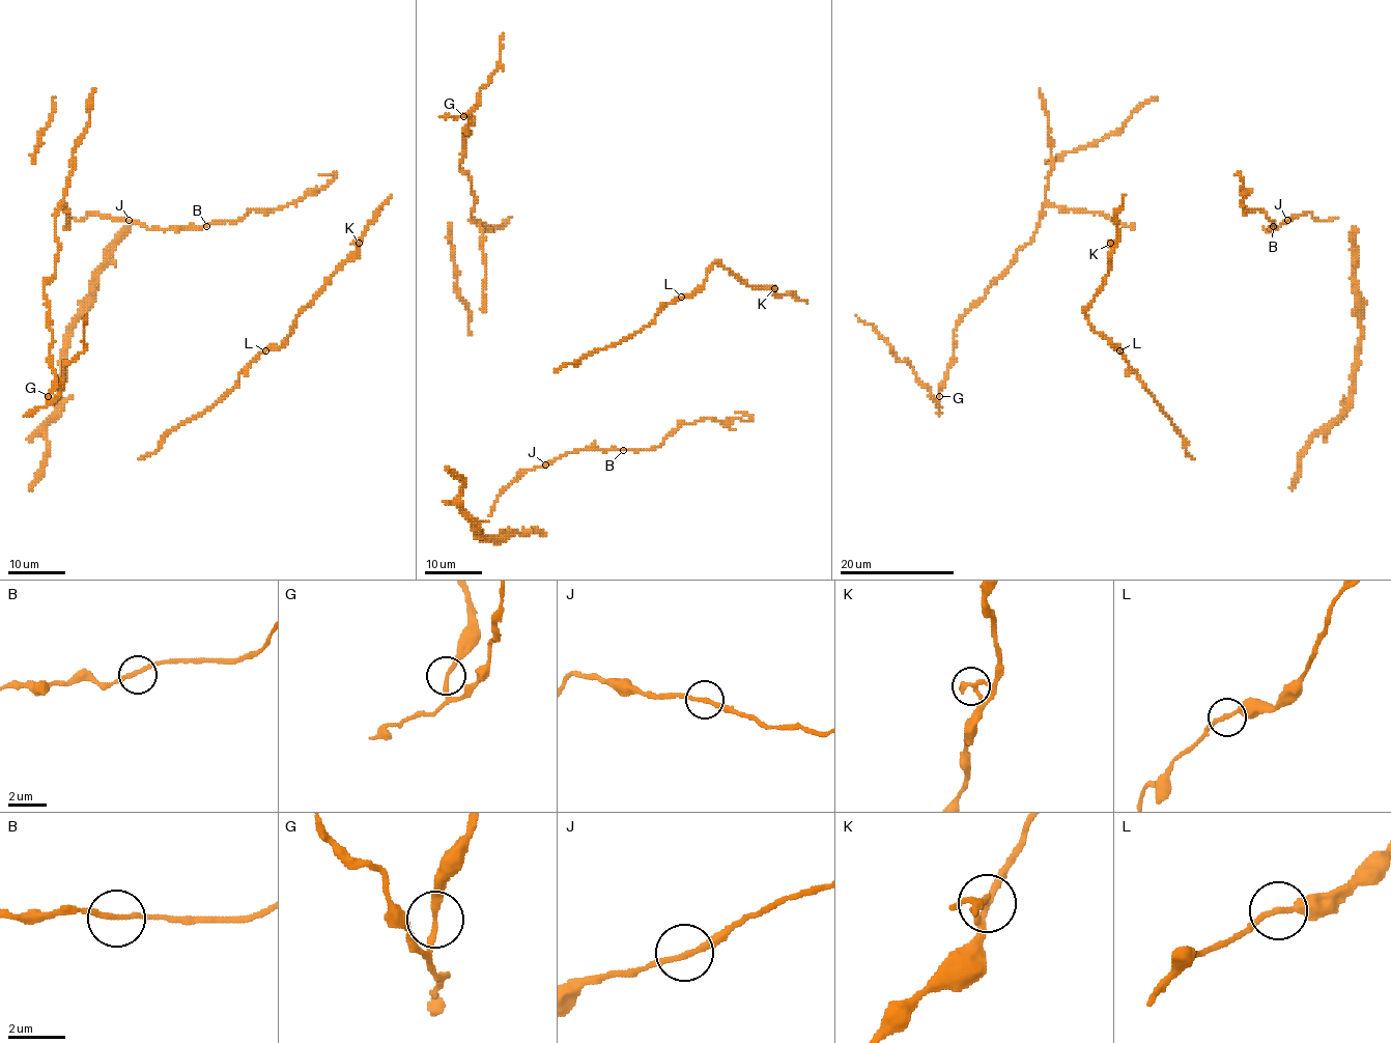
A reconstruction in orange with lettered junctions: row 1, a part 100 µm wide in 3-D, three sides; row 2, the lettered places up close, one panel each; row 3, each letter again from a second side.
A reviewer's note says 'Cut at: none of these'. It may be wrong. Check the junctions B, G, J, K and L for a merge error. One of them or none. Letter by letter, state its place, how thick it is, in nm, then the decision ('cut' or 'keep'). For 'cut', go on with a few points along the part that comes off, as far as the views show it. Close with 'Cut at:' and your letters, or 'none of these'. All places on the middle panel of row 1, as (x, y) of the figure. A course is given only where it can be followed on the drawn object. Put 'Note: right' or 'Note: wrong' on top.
Note: wrong
B: (623, 450) | 170 nm | keep
G: (463, 116) | 200 nm | cut | (463, 116), (476, 107), (481, 88), (501, 68), (504, 34)
J: (545, 464) | 190 nm | keep
K: (774, 288) | 220 nm | keep
L: (681, 297) | 190 nm | keep
Cut at: G

